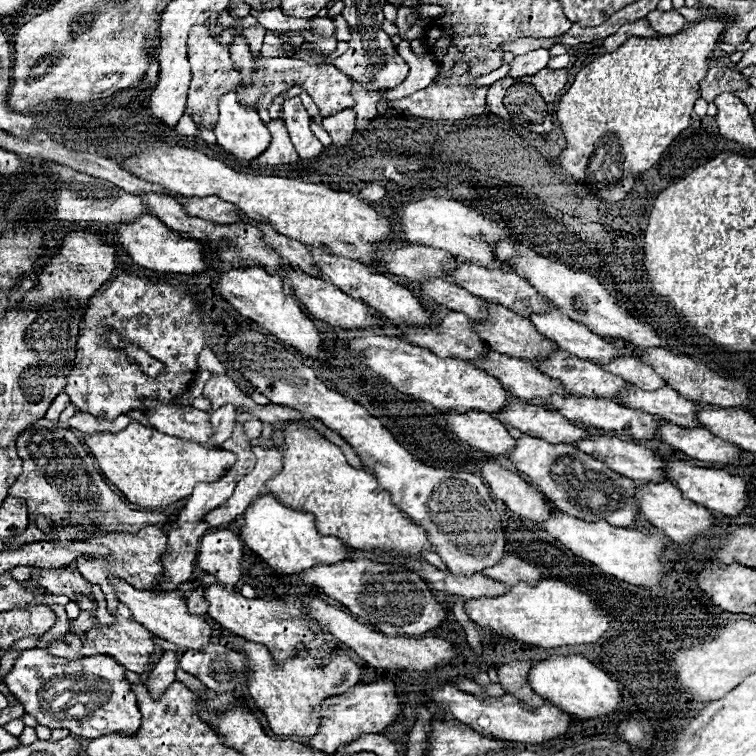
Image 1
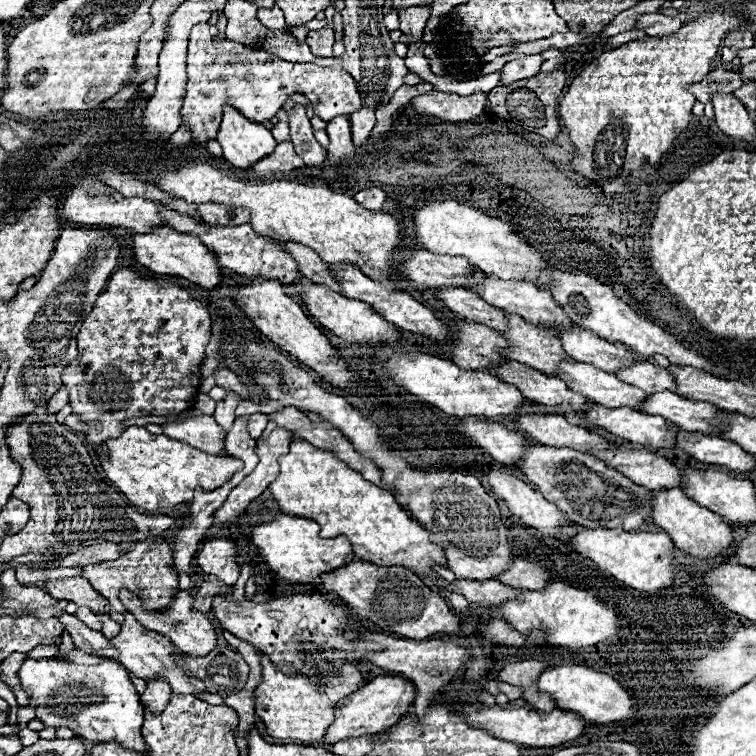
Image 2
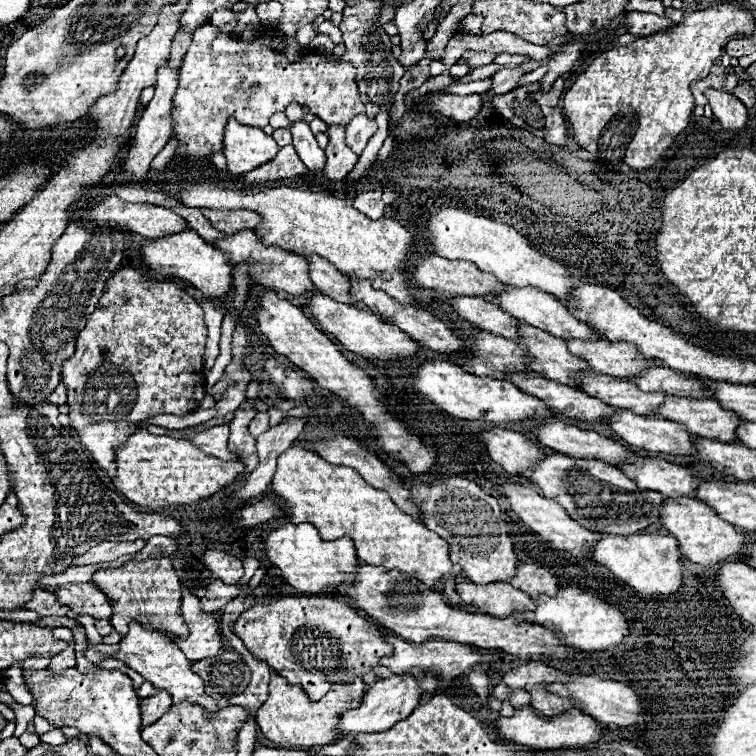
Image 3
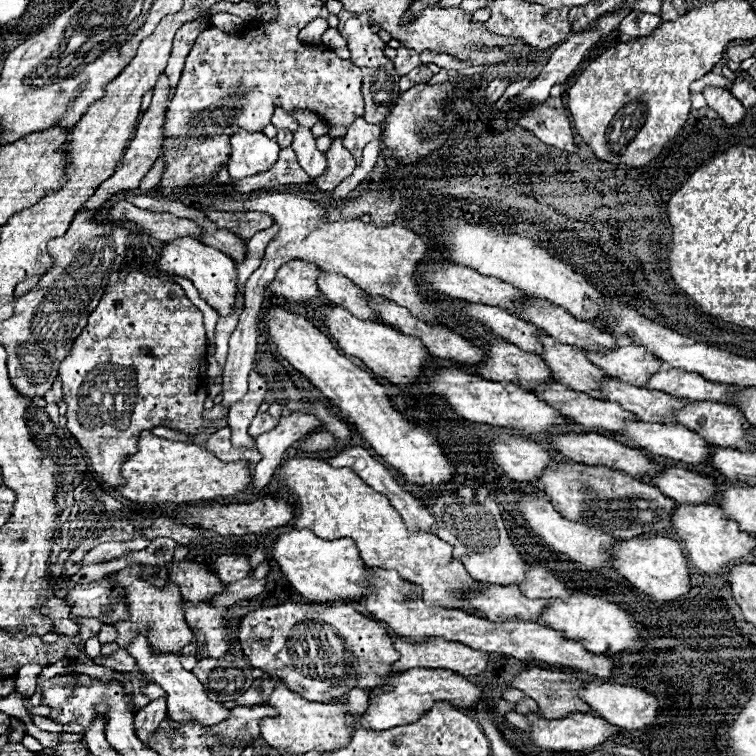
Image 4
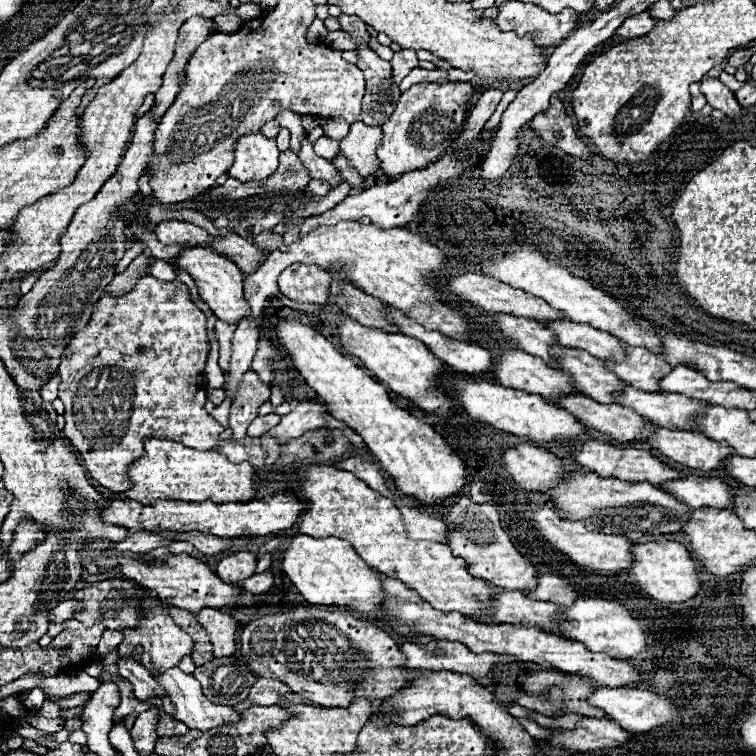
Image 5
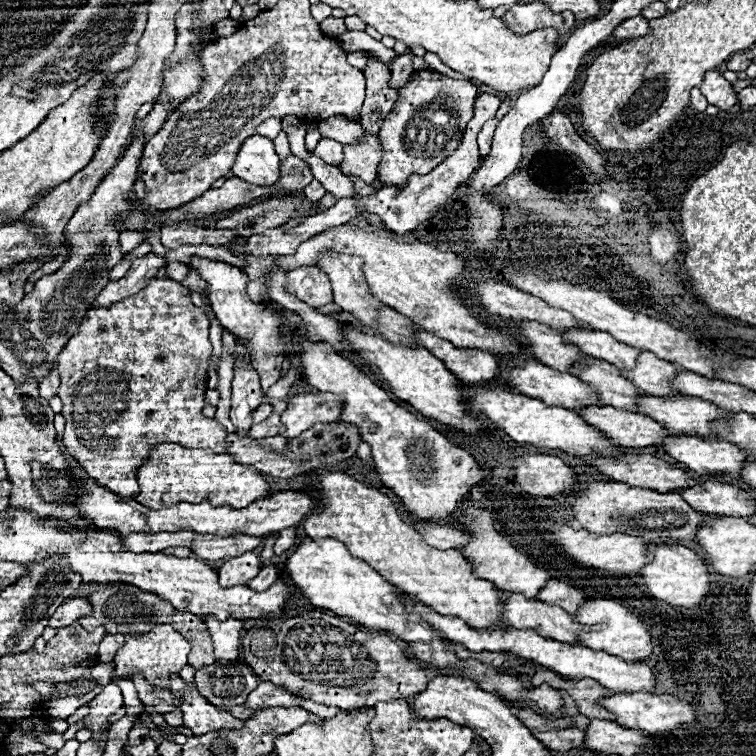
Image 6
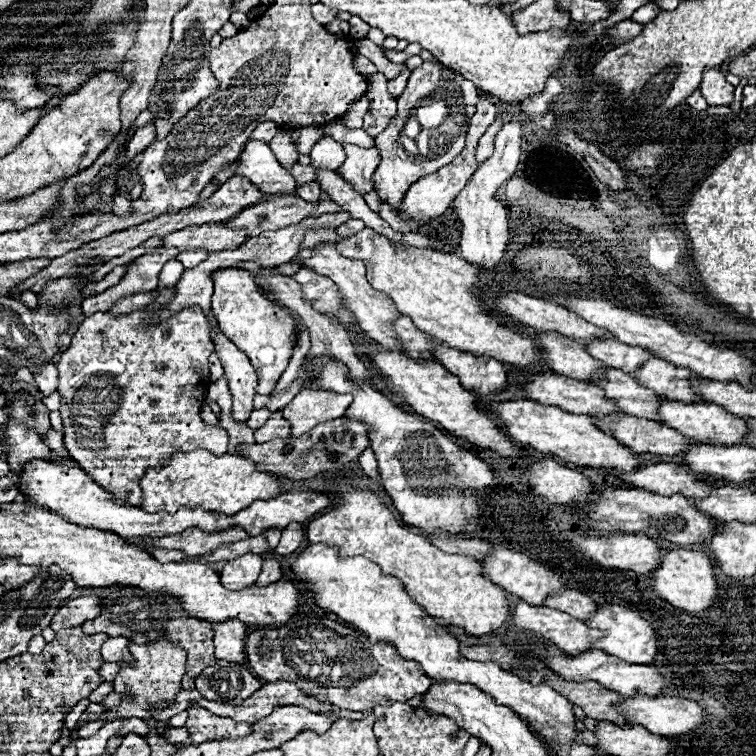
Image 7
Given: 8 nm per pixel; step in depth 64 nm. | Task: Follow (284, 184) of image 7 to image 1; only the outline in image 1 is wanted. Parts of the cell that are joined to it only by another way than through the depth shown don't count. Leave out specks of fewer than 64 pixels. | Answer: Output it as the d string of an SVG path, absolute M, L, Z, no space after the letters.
M230 90L218 100L216 142L238 160L252 160L268 148L270 132L254 108L240 104L238 92Z

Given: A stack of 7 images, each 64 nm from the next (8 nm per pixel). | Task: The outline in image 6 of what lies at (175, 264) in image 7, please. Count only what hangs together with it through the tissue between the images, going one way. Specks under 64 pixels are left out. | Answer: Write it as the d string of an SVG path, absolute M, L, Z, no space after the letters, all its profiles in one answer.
M172 262L166 264L166 273L168 279L182 282L186 278L188 272L188 267L182 263Z

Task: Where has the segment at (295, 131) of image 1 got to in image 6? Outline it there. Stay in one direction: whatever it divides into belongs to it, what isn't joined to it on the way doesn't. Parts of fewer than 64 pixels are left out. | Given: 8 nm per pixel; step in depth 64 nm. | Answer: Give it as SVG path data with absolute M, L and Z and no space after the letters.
M312 152L308 154L308 166L310 166L314 178L318 182L322 182L324 188L328 192L332 192L334 196L338 196L338 198L356 196L356 192L352 188L352 182L340 172L338 166L332 166L332 164L326 164L324 160L318 160Z

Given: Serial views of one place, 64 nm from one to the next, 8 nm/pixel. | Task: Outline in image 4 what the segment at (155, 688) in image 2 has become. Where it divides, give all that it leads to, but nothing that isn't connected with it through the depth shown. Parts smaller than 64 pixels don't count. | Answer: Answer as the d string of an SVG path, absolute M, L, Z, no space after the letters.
M158 698L152 700L150 704L142 706L136 714L136 734L140 736L140 740L148 742L148 732L152 732L152 728L156 728L156 724L160 724L160 720L164 720L166 716L166 698Z

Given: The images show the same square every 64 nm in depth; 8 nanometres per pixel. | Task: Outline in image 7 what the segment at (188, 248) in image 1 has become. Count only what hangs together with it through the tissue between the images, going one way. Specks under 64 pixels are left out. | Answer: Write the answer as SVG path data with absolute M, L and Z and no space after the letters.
M222 268L212 272L214 294L212 294L212 310L220 324L220 332L224 332L252 362L258 374L258 394L270 394L282 372L286 370L294 346L296 346L296 320L292 312L262 292L248 270L240 268Z

